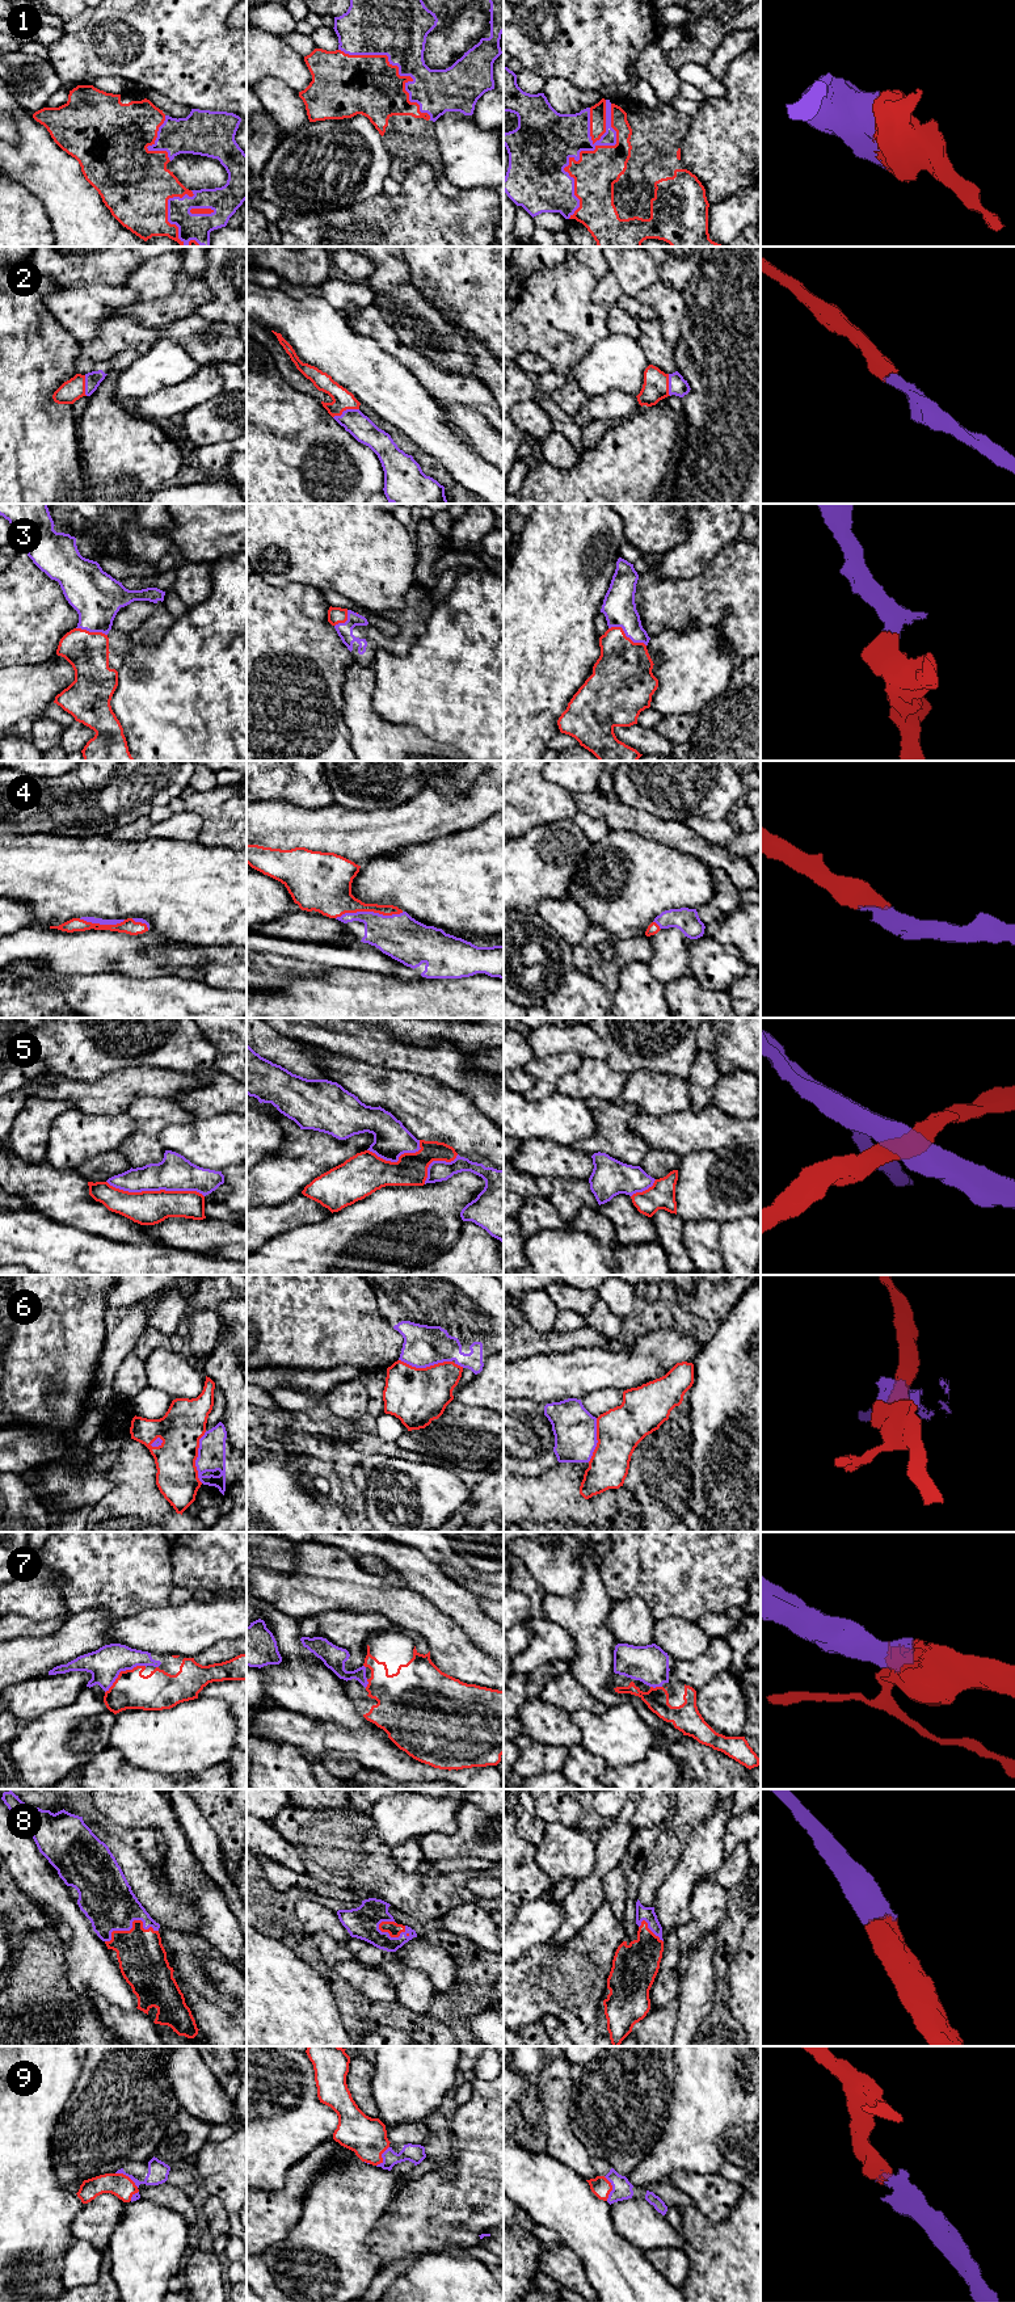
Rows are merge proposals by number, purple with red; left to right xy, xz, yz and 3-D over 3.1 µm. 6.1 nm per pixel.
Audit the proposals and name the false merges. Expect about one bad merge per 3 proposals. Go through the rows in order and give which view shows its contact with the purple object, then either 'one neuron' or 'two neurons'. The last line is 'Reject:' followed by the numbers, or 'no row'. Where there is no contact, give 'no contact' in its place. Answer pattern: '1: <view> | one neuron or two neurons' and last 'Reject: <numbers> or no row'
1: yz | one neuron
2: xz | one neuron
3: yz | one neuron
4: xz | one neuron
5: xy | two neurons
6: xz | two neurons
7: xy | one neuron
8: xy | one neuron
9: yz | one neuron
Reject: 5, 6

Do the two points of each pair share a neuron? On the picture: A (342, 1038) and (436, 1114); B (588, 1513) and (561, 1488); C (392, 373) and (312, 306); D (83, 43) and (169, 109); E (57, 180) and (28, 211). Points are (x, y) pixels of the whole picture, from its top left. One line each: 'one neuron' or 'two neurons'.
A: two neurons
B: one neuron
C: one neuron
D: two neurons
E: two neurons

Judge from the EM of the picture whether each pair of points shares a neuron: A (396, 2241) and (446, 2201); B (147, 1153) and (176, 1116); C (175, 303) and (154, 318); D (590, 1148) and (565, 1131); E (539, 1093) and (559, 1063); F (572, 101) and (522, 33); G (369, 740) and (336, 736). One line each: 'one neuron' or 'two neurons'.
A: one neuron
B: one neuron
C: one neuron
D: two neurons
E: one neuron
F: two neurons
G: two neurons

